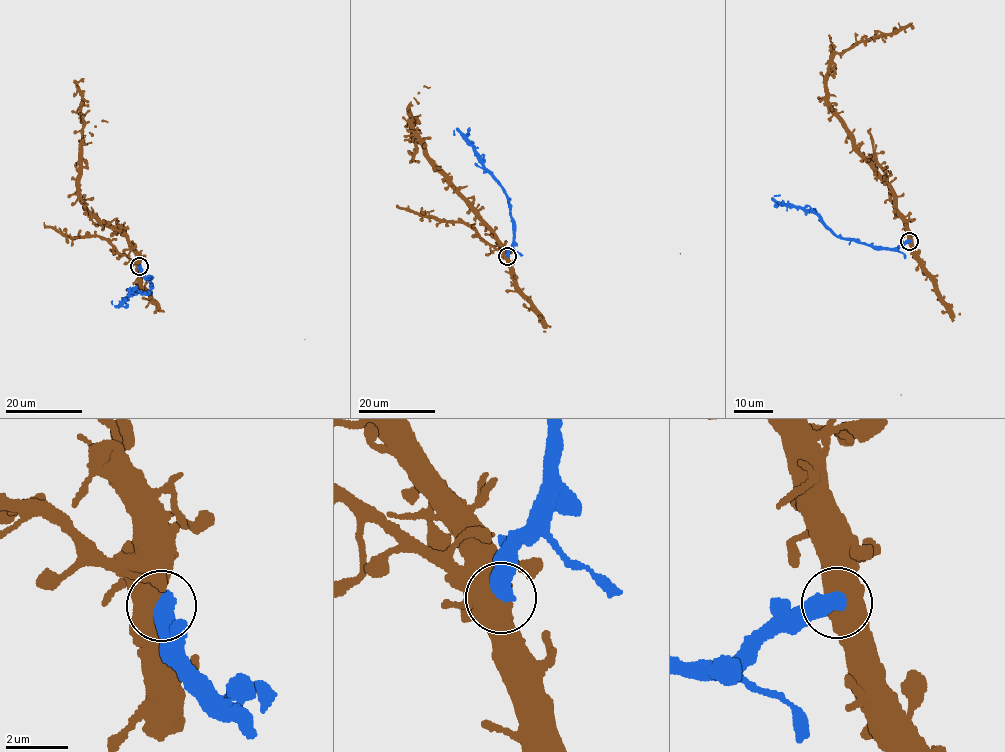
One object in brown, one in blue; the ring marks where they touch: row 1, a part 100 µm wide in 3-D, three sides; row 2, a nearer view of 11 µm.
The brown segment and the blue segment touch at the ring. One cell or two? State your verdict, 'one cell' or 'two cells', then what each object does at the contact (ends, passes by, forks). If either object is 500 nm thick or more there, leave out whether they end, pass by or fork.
two cells

